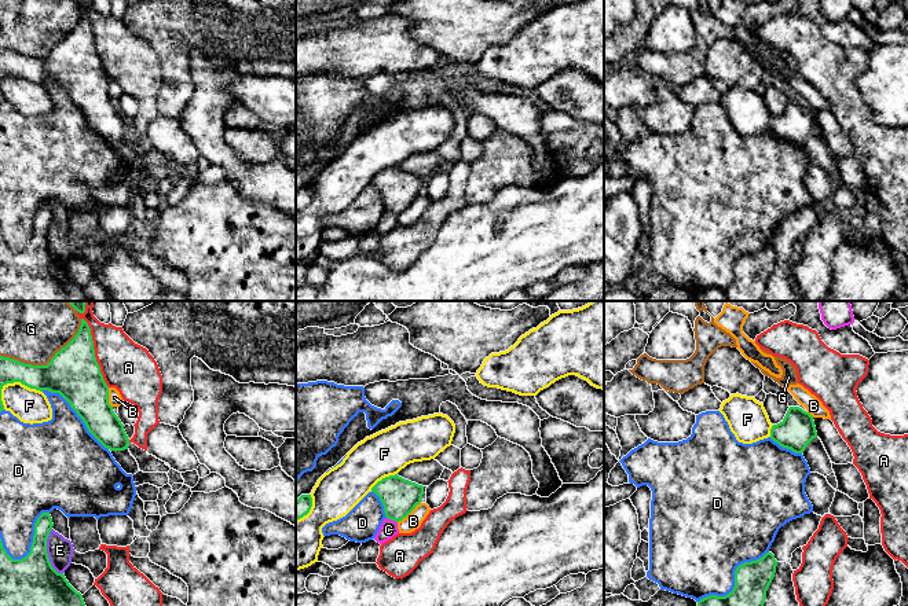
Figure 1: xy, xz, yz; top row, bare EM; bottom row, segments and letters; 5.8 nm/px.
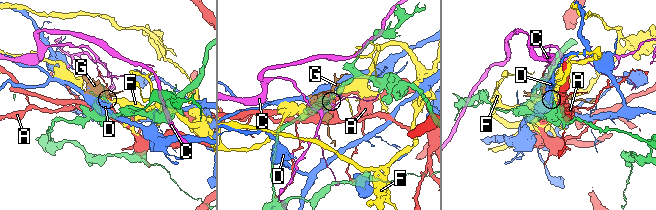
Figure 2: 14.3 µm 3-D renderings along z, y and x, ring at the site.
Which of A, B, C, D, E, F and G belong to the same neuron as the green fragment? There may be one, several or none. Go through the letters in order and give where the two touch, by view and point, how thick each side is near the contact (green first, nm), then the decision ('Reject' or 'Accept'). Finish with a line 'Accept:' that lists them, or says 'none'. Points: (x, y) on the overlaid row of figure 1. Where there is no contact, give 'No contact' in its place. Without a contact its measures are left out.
A: Touches green at xy (94, 352). Thickness 300 nm (green) against 280 nm. Reject
B: Touches green at xz (409, 513). Thickness 220 nm (green) against 100 nm. Reject
C: Touches green at xz (392, 520). Thickness 220 nm (green) against 100 nm. Reject
D: Touches green at yz (735, 580). Thickness 200 nm (green) against 440 nm. Reject
E: Touches green at xy (46, 553). Thickness 280 nm (green) against 150 nm. Reject
F: Touches green at xy (15, 381). Thickness 190 nm (green) against 200 nm. Reject
G: Touches green at xy (47, 364). Thickness 300 nm (green) against 420 nm. Reject
Accept: none

